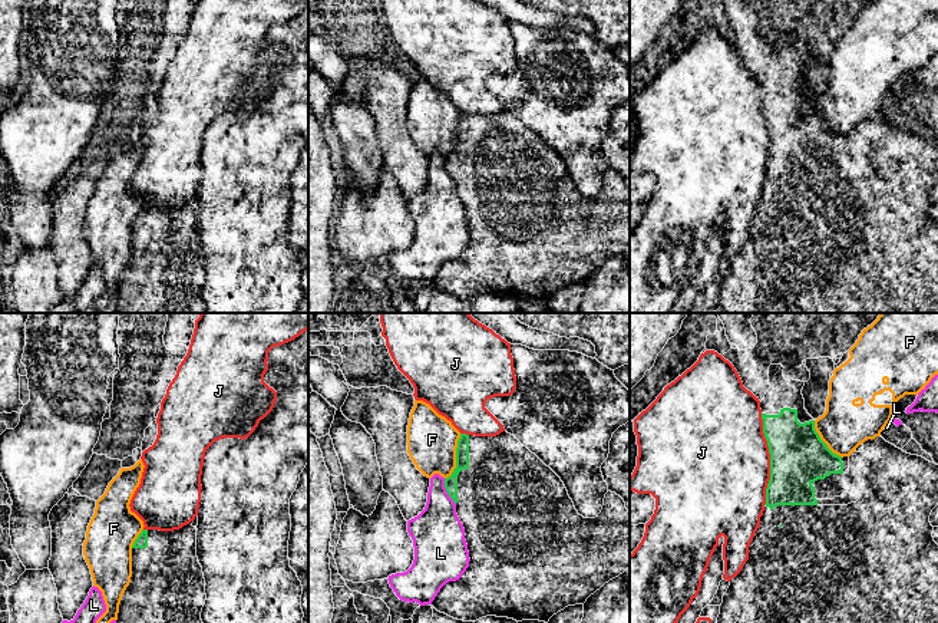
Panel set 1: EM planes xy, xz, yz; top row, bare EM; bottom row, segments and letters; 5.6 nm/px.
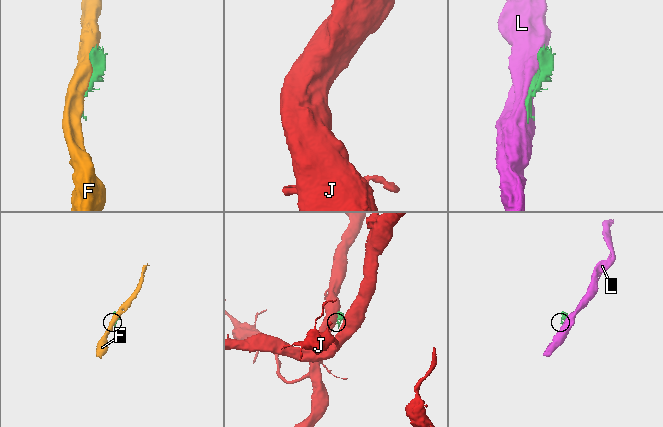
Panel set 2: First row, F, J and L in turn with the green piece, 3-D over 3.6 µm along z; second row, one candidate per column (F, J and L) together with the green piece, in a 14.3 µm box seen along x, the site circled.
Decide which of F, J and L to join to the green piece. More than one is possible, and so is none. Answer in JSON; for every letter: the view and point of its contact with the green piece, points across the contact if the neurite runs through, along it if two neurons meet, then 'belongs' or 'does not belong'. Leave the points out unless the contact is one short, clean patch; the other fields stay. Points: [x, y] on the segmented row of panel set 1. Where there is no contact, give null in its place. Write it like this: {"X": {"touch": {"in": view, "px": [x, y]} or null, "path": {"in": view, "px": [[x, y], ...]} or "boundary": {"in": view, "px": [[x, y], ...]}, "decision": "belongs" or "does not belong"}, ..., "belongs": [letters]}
{"F": {"touch": {"in": "xz", "px": [456, 457]}, "decision": "does not belong"}, "J": {"touch": {"in": "yz", "px": [770, 460]}, "decision": "does not belong"}, "L": {"touch": {"in": "xz", "px": [446, 491]}, "decision": "does not belong"}, "belongs": []}

